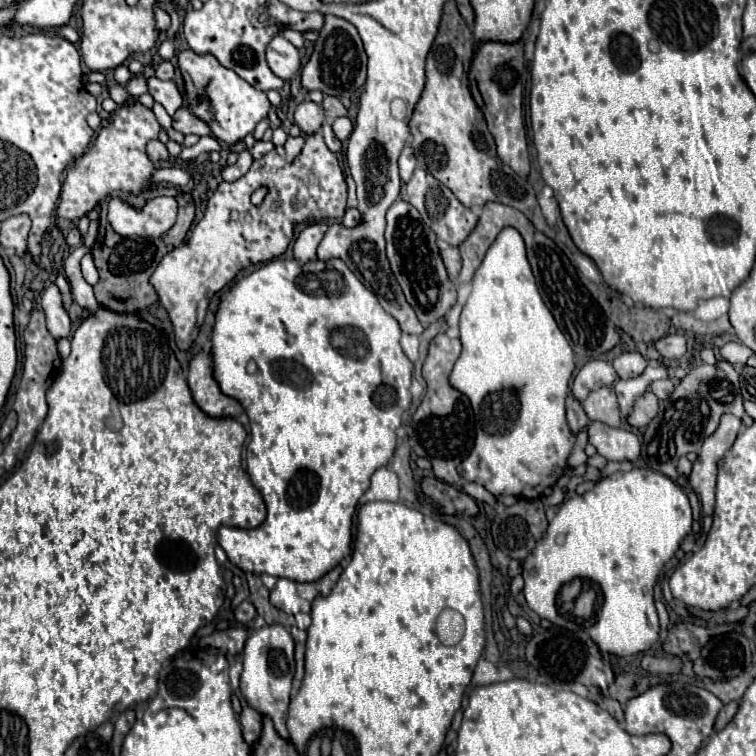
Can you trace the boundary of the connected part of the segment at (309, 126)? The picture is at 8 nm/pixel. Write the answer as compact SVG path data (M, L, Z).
M304 101L298 105L298 109L294 113L294 121L306 135L312 135L312 133L320 131L320 127L324 123L324 111L320 105L316 105L312 101Z

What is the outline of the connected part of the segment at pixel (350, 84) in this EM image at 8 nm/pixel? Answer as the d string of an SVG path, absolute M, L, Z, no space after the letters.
M326 15L324 27L320 31L318 41L314 43L314 51L310 61L302 69L302 89L306 91L322 91L324 95L352 95L356 89L366 83L366 51L362 47L360 35L354 25L346 19Z

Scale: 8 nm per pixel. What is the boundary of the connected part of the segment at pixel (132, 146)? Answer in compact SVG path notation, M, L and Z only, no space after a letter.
M136 103L134 107L120 107L114 115L114 121L110 129L102 129L94 141L94 145L74 161L66 171L66 179L62 183L60 201L56 215L64 217L68 221L84 217L88 211L92 211L102 199L106 199L112 191L124 191L132 195L140 195L146 189L154 187L152 175L154 165L146 155L146 143L157 139L160 133L158 123L153 111L144 107L142 103Z

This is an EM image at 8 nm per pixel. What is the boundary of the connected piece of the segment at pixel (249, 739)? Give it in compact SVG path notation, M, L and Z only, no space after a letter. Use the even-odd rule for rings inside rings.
M244 707L240 715L240 723L242 723L242 735L246 743L254 745L262 735L262 715L252 707Z

